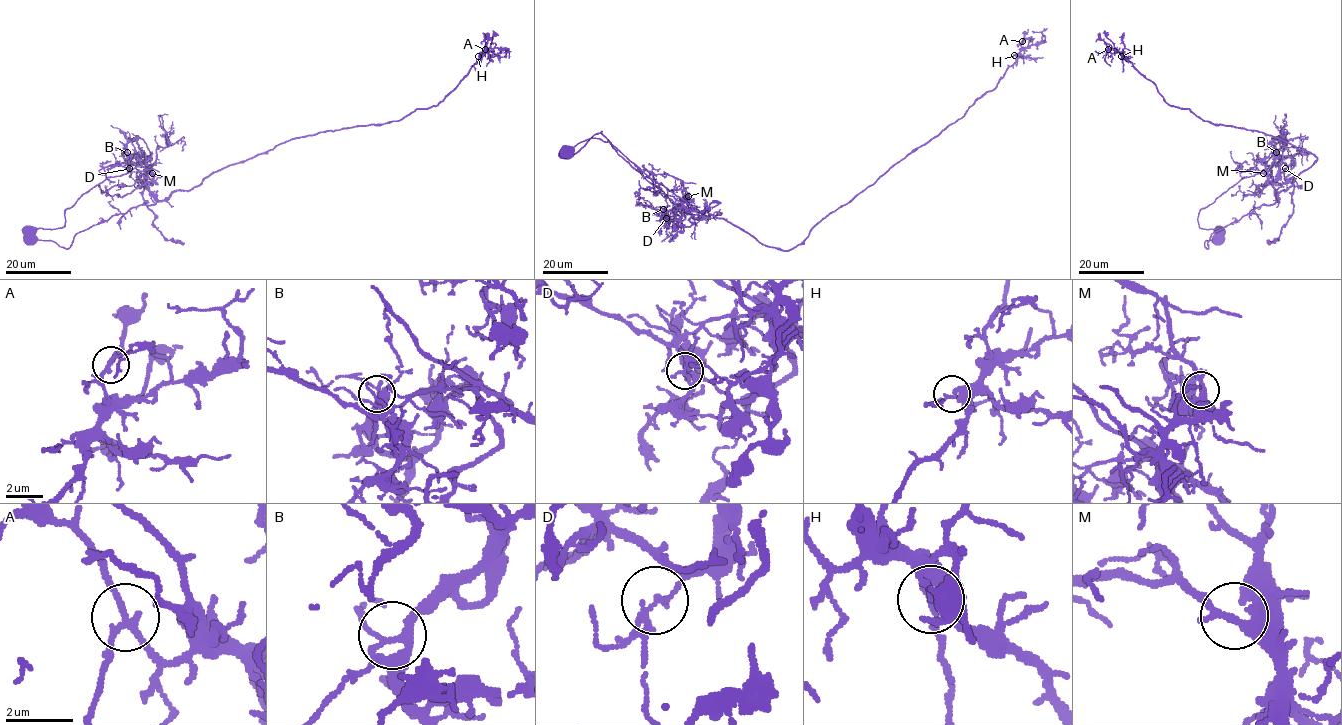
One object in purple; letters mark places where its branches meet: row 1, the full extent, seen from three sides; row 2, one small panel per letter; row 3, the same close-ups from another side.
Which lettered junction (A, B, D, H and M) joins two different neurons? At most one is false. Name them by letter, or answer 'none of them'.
D

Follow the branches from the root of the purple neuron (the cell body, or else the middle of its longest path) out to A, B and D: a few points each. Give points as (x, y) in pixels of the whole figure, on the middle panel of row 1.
A: (566, 152), (591, 138), (608, 141), (693, 209), (789, 250), (960, 119), (996, 86), (1022, 41)
B: (566, 152), (576, 153), (601, 131), (618, 154), (675, 205), (666, 212), (663, 209)
D: (566, 152), (576, 153), (601, 131), (618, 154), (675, 205), (665, 213), (666, 218)

